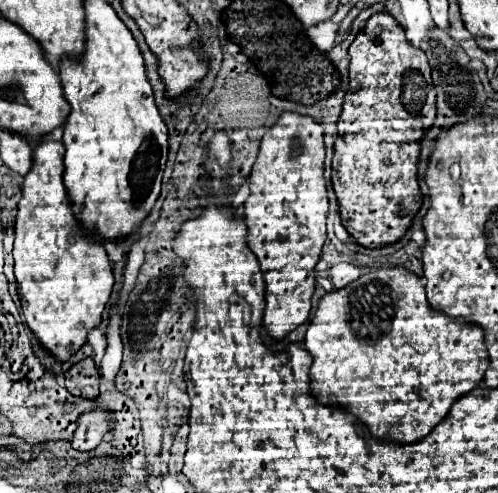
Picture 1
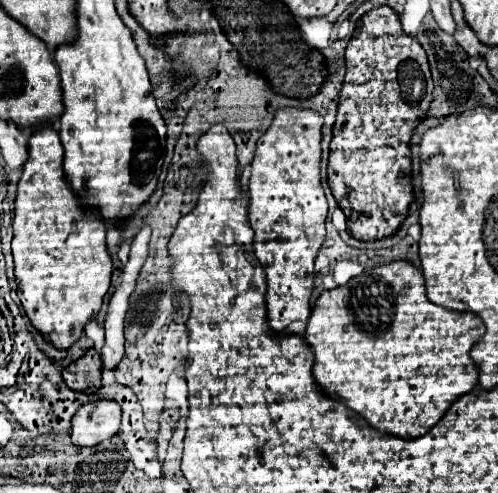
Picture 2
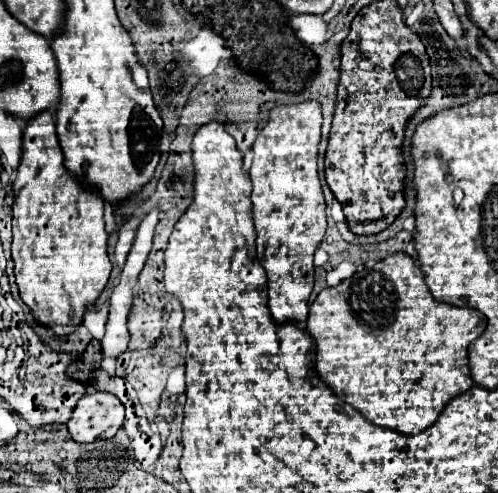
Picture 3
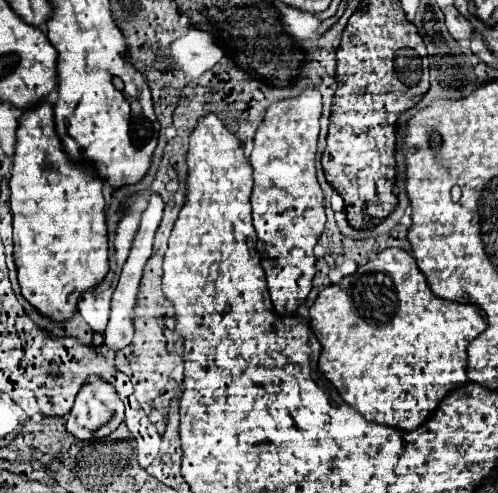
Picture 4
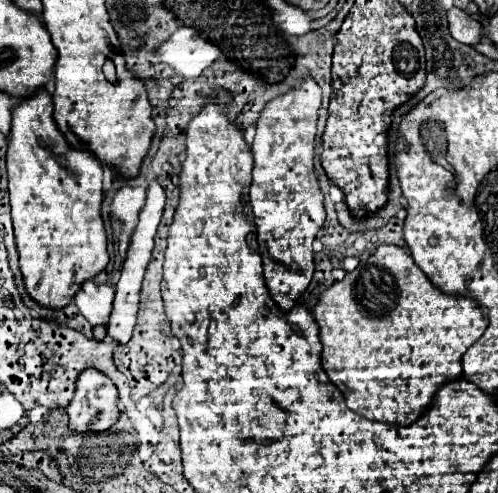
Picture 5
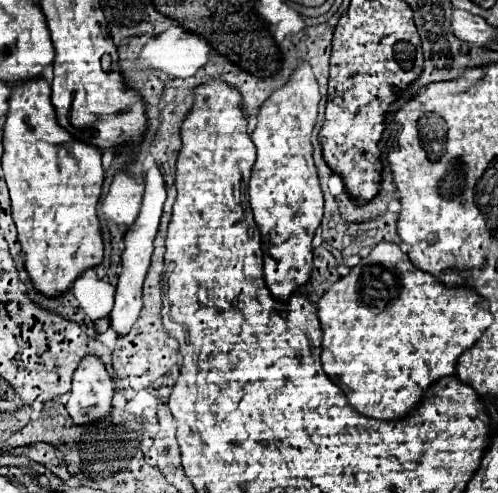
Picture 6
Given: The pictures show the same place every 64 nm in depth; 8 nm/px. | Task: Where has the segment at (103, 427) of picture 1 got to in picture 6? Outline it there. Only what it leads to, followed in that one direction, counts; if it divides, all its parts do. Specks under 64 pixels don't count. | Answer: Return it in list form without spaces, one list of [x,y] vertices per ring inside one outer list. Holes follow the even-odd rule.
[[[84,356],[74,372],[70,398],[66,402],[66,410],[70,412],[72,420],[76,424],[90,424],[102,420],[110,414],[112,396],[114,384],[100,356]]]

